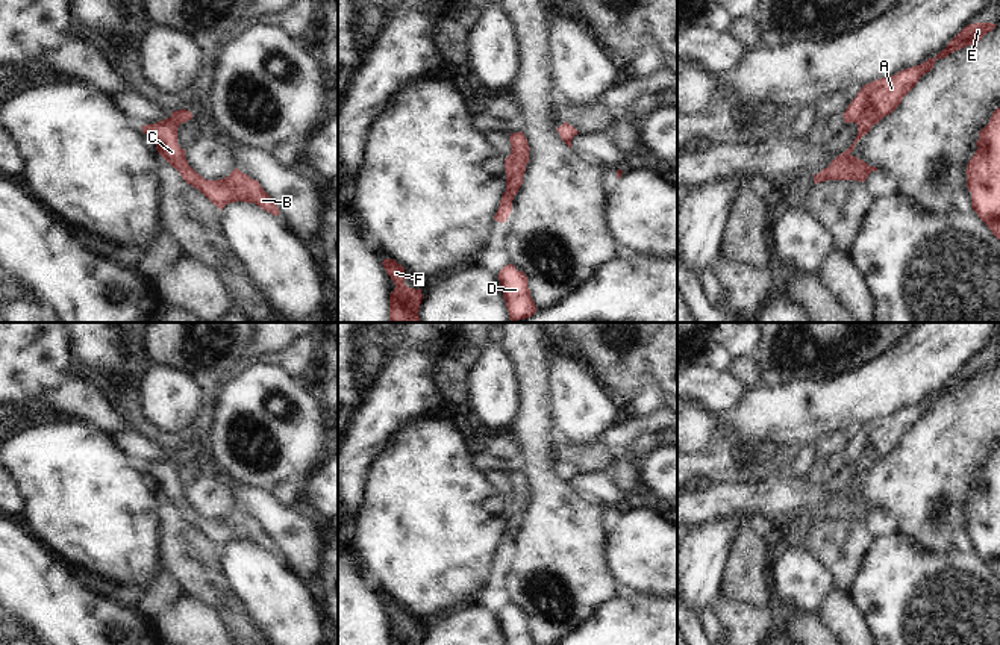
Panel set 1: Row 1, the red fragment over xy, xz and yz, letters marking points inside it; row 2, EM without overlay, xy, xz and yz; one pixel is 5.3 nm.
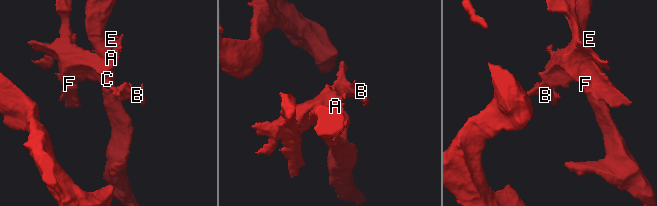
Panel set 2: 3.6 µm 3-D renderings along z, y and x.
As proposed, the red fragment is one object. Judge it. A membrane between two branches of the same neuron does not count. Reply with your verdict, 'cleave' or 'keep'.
keep

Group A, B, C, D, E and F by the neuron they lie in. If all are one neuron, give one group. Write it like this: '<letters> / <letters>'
A B C D E F

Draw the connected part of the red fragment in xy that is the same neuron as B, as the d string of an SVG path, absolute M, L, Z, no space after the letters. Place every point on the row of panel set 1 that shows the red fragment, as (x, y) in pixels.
M186 109L171 112L170 118L155 124L145 124L142 133L153 138L158 153L179 171L182 179L198 189L220 210L235 201L255 203L271 215L279 215L277 206L262 189L258 180L235 168L227 177L220 180L206 180L197 174L185 157L185 150L177 144L177 127L192 118Z

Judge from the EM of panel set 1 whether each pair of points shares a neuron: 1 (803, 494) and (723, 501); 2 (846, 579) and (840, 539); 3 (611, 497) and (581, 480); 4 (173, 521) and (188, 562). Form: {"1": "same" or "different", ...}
{"1": "same", "2": "same", "3": "same", "4": "same"}

